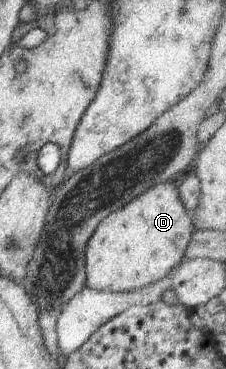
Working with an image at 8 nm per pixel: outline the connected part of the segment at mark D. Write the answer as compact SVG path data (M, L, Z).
M172 180L148 188L117 212L109 214L109 218L102 220L93 231L85 247L86 286L104 293L126 293L160 281L180 264L193 231L192 216L185 210Z

